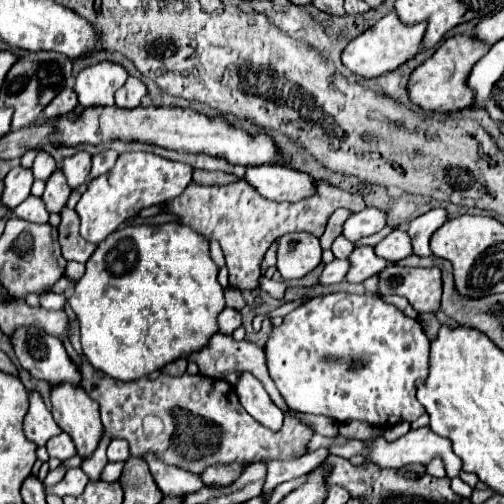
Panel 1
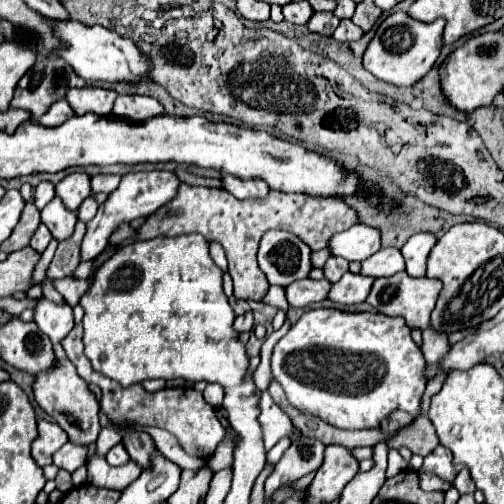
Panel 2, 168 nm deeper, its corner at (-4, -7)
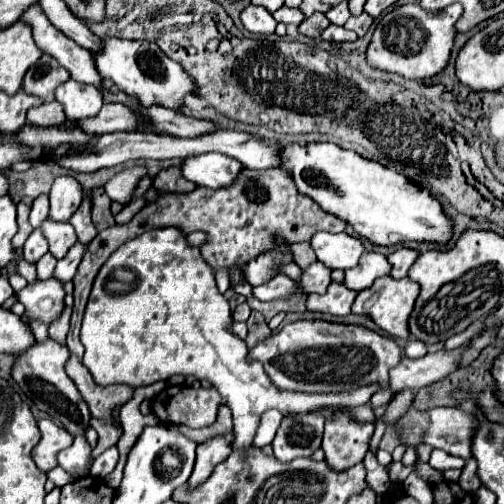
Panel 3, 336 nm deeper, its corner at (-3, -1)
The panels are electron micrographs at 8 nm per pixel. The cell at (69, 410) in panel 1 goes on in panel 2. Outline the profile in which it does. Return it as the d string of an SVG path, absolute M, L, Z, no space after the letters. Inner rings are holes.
M56 361L56 367L52 371L42 371L36 375L34 381L34 395L36 403L52 415L52 419L68 433L70 441L74 445L88 447L96 441L102 425L100 425L100 405L96 395L88 389L86 381L76 373L76 367L72 367L70 361Z

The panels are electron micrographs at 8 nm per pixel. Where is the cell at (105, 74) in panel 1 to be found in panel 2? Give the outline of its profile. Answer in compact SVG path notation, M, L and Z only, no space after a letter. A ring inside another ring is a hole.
M76 87L70 89L66 95L66 101L72 105L76 115L84 113L96 113L96 115L110 115L114 99L118 97L116 91L112 89L102 89L102 87Z

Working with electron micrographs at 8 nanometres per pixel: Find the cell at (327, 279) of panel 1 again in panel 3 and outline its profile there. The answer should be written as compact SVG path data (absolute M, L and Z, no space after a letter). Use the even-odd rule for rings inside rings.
M277 275L271 281L263 283L261 287L253 287L253 297L259 301L273 301L273 299L287 299L299 293L297 283L287 275Z

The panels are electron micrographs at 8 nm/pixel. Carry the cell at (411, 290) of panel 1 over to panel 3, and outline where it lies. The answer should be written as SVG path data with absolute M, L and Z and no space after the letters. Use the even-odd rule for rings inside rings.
M387 275L387 277L379 279L379 281L375 281L369 289L361 291L355 297L355 303L351 307L351 313L371 317L379 325L379 329L385 331L387 335L409 339L409 333L407 333L407 317L411 315L411 309L415 305L415 297L417 295L419 295L419 285L415 285L413 281L393 279L393 277Z

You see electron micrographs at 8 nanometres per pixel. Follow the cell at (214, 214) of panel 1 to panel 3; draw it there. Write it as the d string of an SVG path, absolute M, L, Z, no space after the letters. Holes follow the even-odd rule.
M243 169L235 183L229 187L221 189L207 189L207 187L197 187L191 193L169 193L161 195L155 201L147 203L129 223L125 225L113 225L105 231L101 231L89 245L87 251L77 267L77 273L73 277L73 315L71 315L71 327L67 333L67 349L71 351L69 361L65 363L65 373L75 381L81 397L85 399L91 417L103 417L111 419L111 411L117 405L127 403L133 397L133 389L127 385L109 385L101 387L95 385L91 373L83 369L81 357L83 357L83 345L79 341L79 329L81 329L81 319L83 319L83 309L87 305L87 297L91 293L93 279L99 271L99 267L109 259L109 255L123 245L129 239L139 237L145 231L159 229L159 227L179 227L185 235L193 231L203 231L207 233L207 241L199 247L203 253L203 259L213 267L239 267L251 261L253 257L271 251L279 243L299 243L299 241L309 241L311 233L317 231L329 231L329 233L341 233L347 225L339 221L337 217L325 213L311 197L299 193L293 177L285 169Z

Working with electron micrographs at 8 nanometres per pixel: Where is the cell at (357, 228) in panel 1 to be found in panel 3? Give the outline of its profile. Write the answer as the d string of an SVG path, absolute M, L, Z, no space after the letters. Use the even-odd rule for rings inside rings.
M315 233L309 241L313 251L317 253L317 261L321 261L327 269L347 271L357 265L361 253L365 251L361 241L343 233Z

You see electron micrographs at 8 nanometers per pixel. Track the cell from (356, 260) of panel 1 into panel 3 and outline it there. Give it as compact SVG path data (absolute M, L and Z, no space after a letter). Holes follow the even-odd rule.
M331 283L325 295L307 295L305 307L311 313L329 313L335 317L343 317L349 315L355 297L357 293L343 289L343 283Z

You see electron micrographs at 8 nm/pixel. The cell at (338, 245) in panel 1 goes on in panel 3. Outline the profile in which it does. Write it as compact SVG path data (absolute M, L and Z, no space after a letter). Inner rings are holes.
M315 261L307 269L303 269L301 277L297 279L297 287L301 289L303 295L325 293L329 283L331 283L331 269L323 269L323 265L319 265L319 261Z

